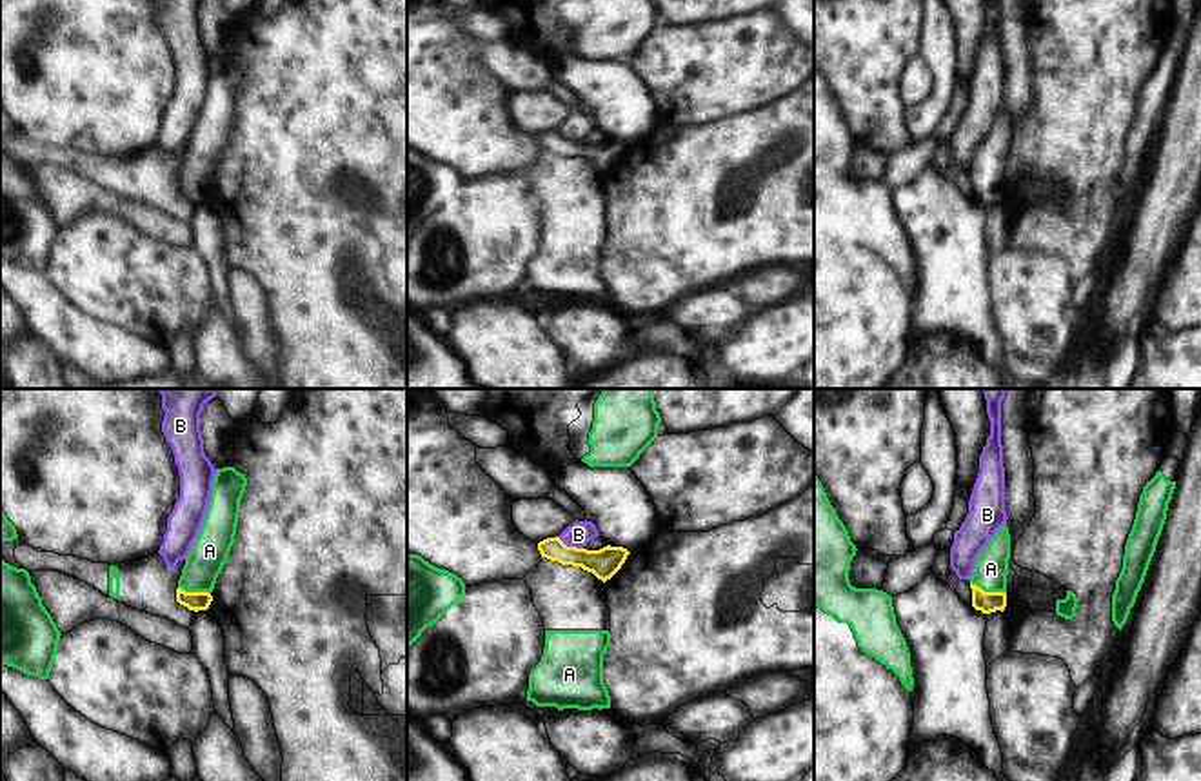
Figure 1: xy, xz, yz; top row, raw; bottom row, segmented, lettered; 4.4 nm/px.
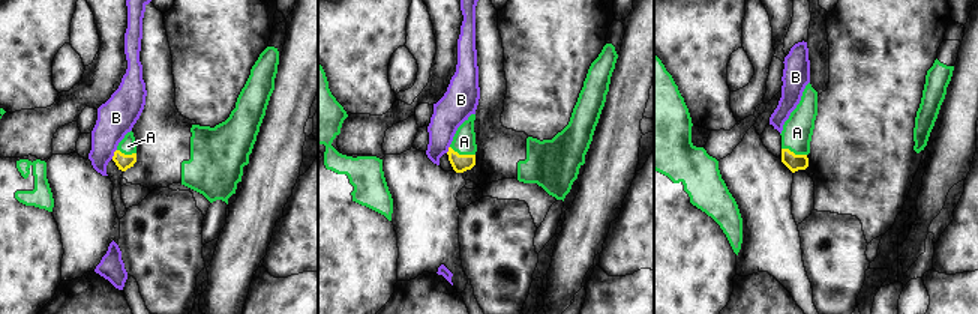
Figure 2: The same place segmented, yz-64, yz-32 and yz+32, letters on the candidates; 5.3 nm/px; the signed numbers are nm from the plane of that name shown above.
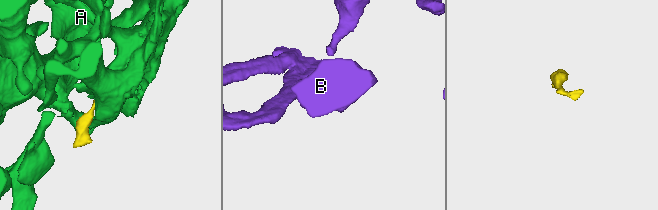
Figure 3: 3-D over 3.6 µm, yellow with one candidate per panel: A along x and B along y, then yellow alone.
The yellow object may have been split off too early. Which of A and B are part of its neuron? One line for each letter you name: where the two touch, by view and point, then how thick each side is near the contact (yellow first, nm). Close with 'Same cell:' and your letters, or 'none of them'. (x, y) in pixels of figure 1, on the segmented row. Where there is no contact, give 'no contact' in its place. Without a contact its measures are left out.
A: yz (989, 593) | 100/150 nm
Same cell: A

